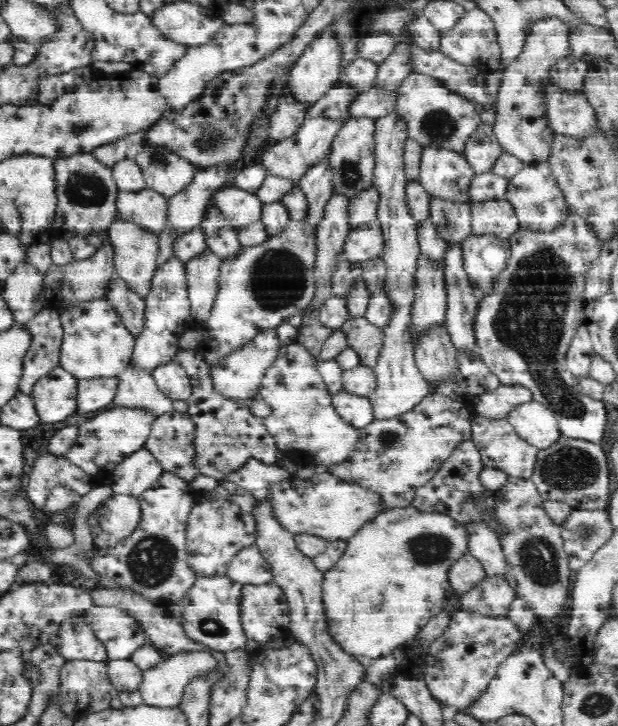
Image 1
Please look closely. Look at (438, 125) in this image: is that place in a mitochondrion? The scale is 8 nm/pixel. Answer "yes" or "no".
yes

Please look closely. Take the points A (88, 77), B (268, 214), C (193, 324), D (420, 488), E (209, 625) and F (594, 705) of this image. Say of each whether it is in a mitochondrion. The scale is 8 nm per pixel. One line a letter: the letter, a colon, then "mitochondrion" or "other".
A: other
B: other
C: other
D: other
E: mitochondrion
F: mitochondrion

